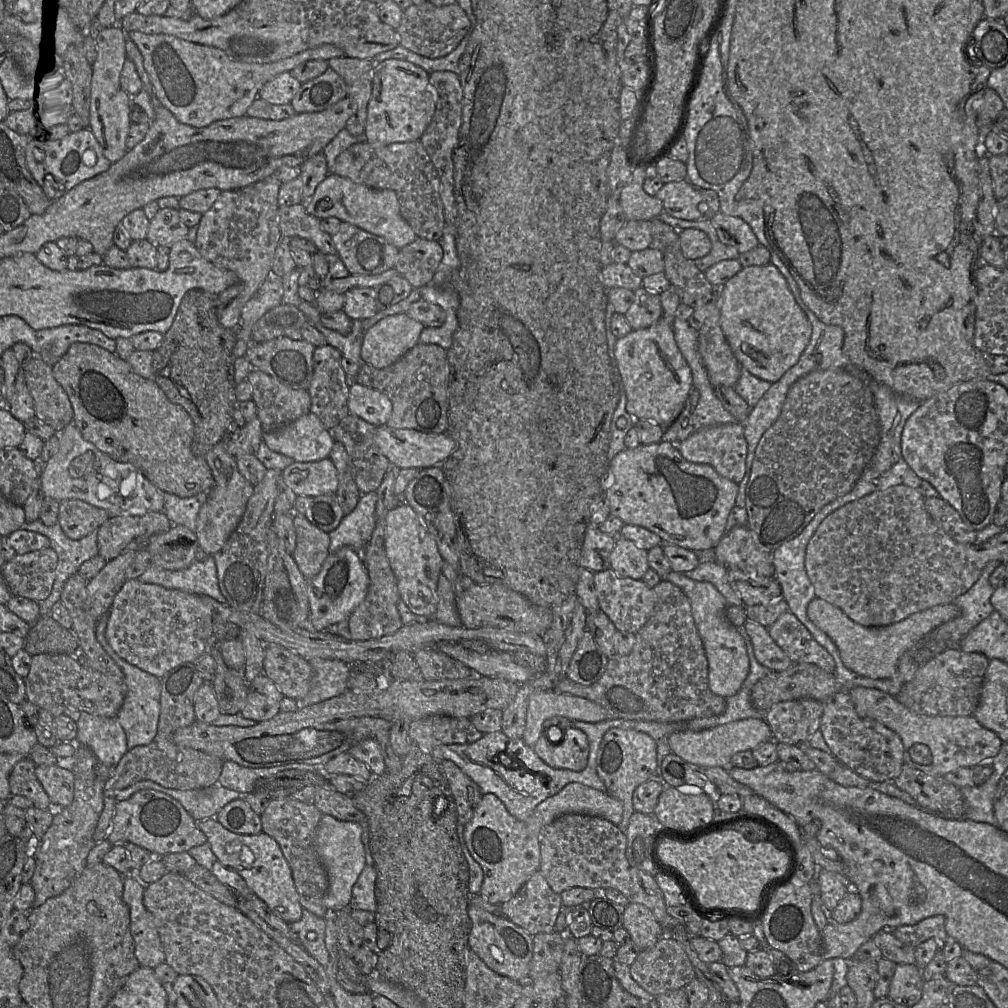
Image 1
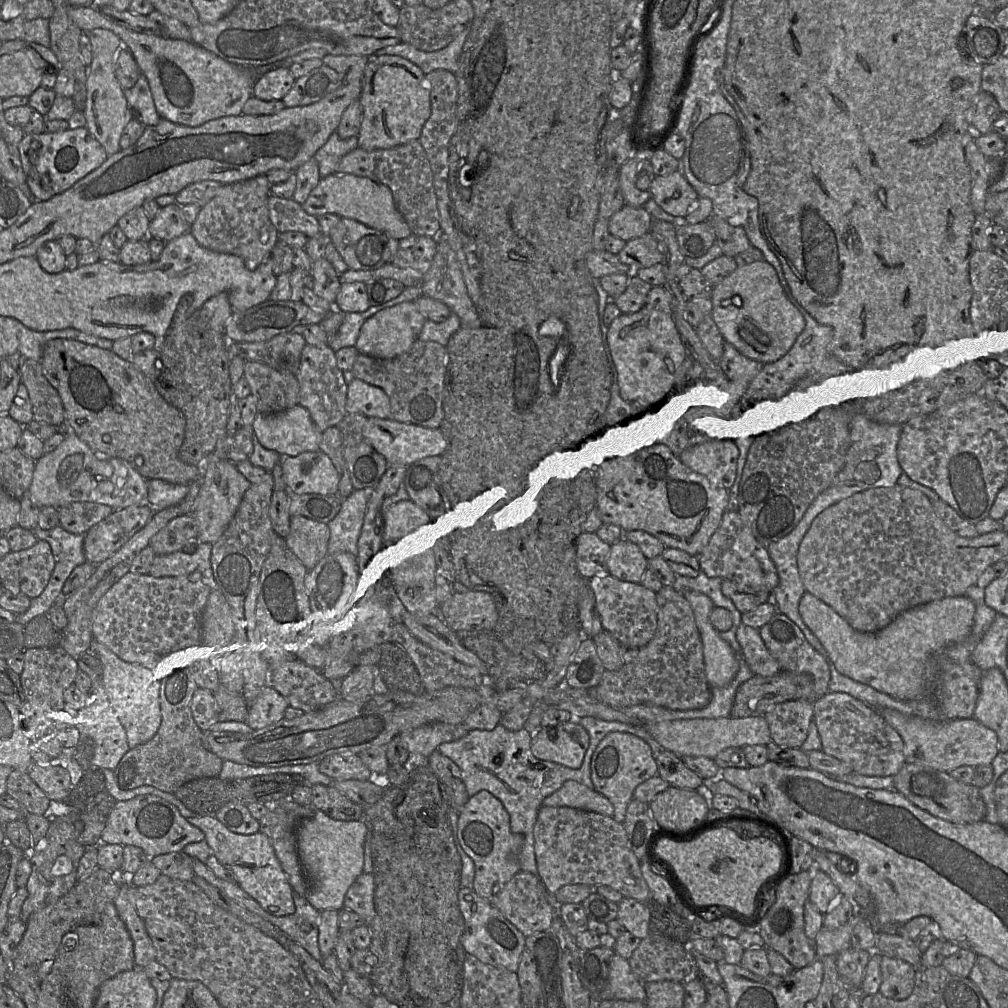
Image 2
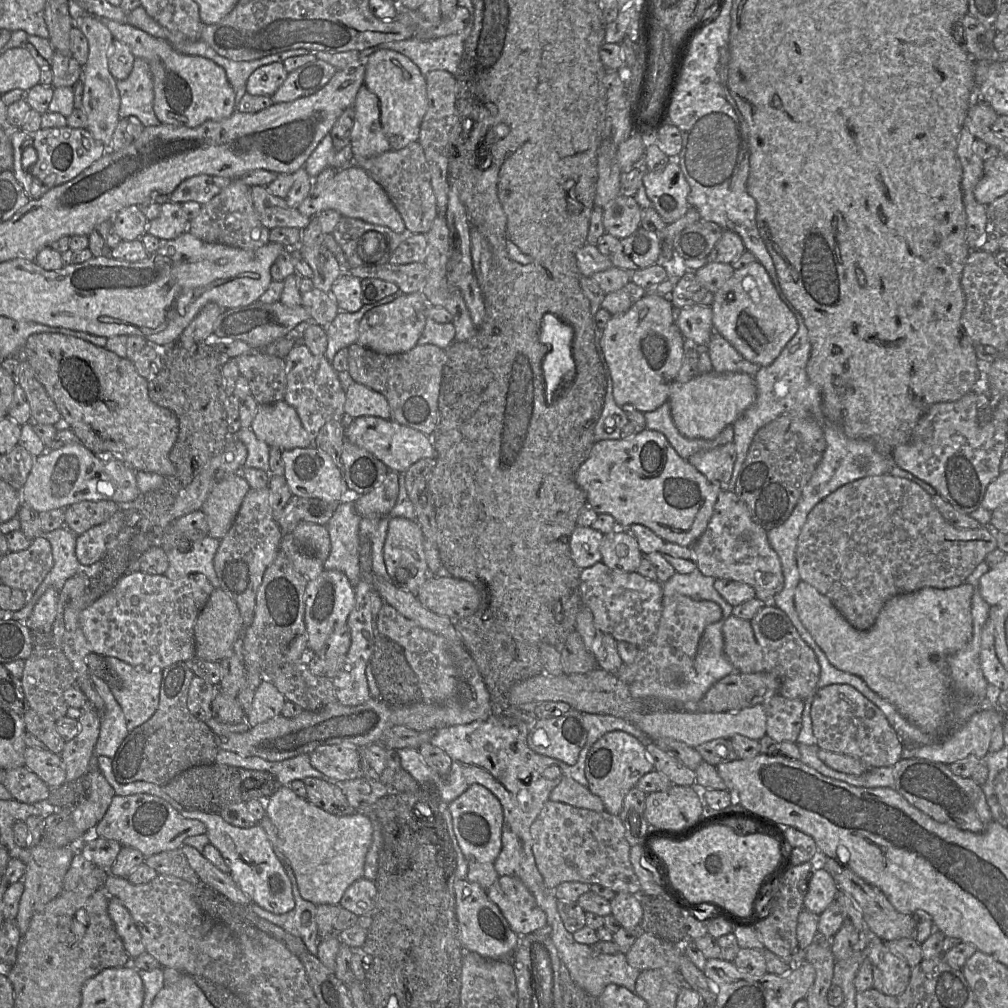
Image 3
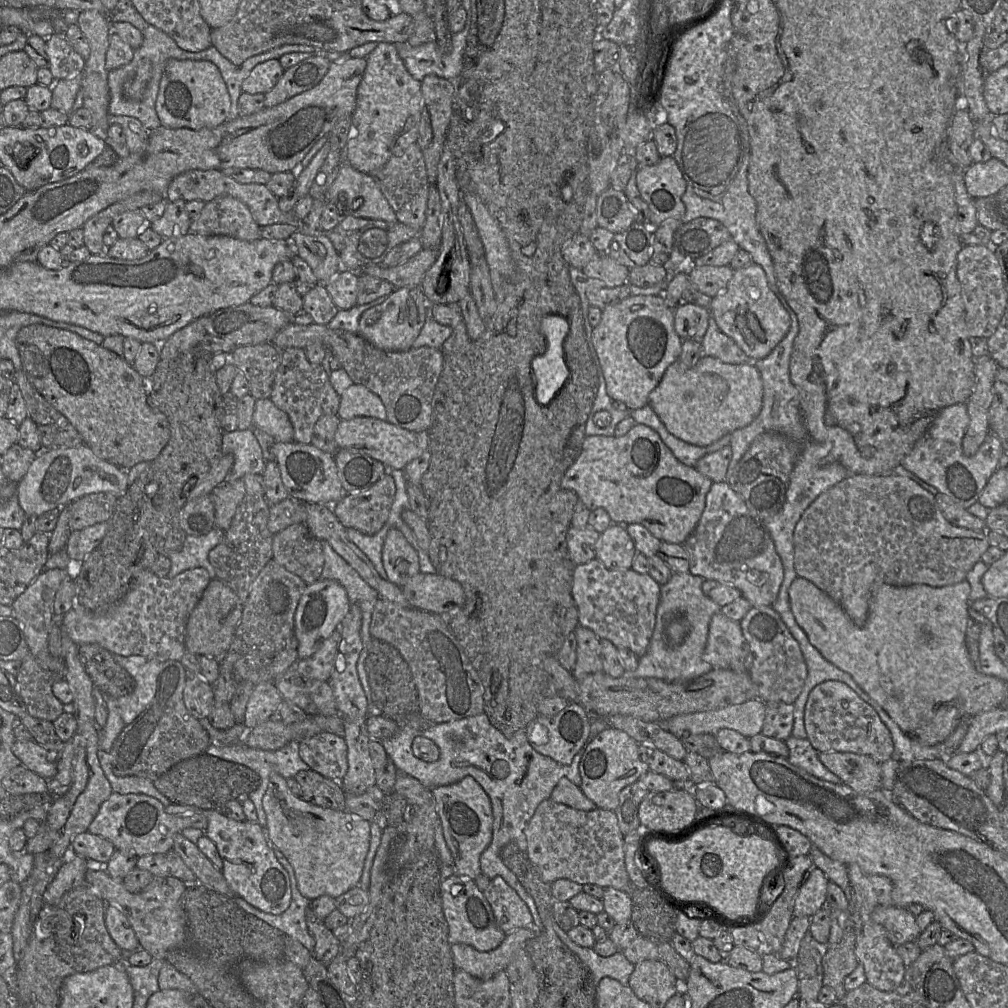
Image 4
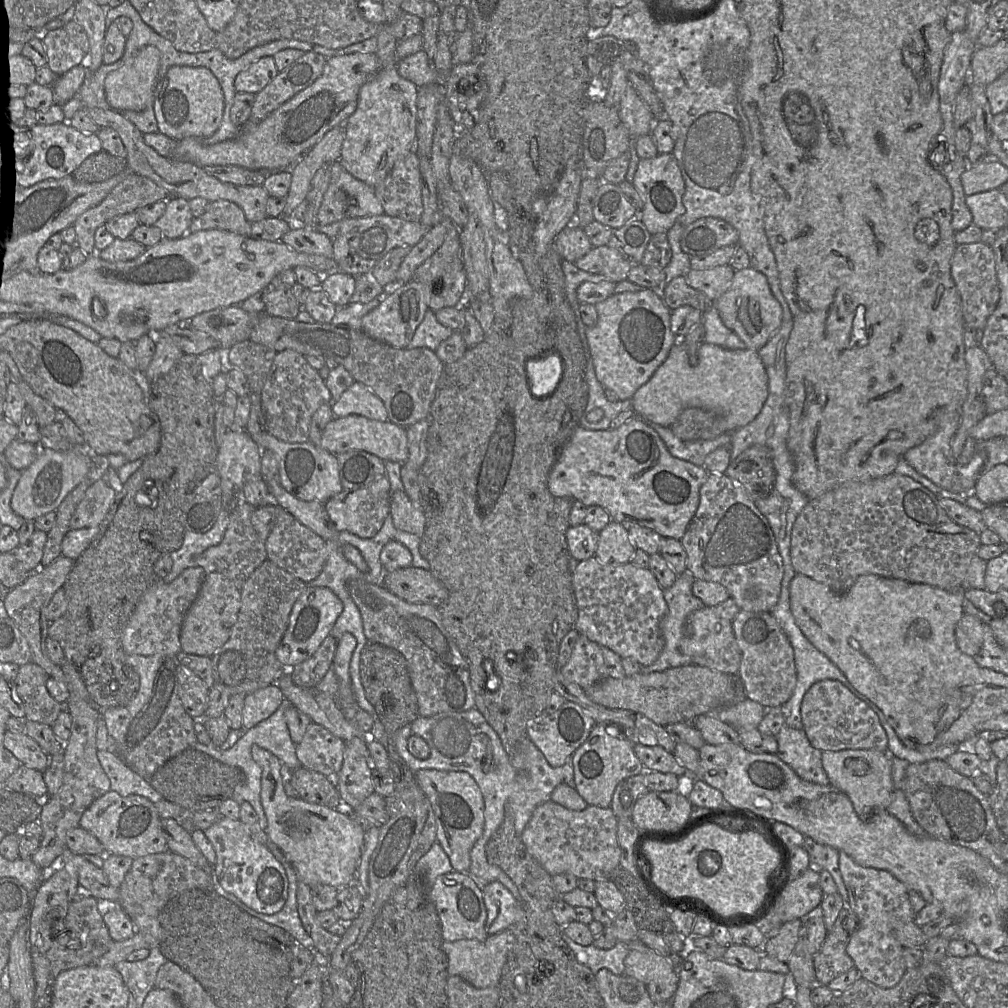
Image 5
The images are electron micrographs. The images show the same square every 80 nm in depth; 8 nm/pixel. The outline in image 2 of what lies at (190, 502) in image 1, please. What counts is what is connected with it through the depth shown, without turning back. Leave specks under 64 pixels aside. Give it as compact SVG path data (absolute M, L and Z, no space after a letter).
M161 479L147 480L147 504L155 512L181 503L190 485L172 484Z

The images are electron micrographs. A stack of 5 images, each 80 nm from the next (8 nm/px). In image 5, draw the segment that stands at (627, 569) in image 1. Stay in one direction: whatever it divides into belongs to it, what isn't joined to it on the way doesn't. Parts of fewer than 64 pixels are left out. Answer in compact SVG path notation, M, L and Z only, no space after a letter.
M610 521L598 532L598 544L594 557L604 565L630 563L636 548L631 543L625 524Z

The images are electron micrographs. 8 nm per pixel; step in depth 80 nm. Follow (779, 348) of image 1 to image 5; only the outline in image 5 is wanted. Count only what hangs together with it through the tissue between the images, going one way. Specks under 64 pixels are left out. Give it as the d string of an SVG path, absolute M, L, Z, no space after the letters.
M752 267L735 270L731 284L714 305L723 323L739 336L746 348L755 351L768 342L782 323L782 307L772 294L766 276Z

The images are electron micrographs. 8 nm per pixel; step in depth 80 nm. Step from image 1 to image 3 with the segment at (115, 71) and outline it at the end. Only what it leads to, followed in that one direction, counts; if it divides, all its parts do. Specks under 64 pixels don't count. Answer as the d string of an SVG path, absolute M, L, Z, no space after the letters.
M82 13L78 16L76 25L88 40L89 55L82 70L83 94L81 108L87 116L86 129L92 136L101 142L107 151L112 151L111 141L115 128L120 120L119 109L121 98L116 85L117 79L110 73L108 57L112 48L114 37L110 30L100 21L98 17Z

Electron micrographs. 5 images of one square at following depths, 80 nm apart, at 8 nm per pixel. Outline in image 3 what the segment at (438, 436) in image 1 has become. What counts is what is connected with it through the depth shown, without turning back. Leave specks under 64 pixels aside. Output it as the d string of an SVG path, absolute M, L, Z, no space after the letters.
M361 416L350 420L344 430L345 440L373 454L390 471L399 473L405 473L411 465L422 458L436 457L436 450L430 436L390 419L375 416Z

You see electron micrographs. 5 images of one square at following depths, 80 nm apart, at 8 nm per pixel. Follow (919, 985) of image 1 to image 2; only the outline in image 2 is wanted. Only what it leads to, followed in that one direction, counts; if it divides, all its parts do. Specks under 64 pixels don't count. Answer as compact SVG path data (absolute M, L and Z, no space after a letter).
M882 956L879 993L893 1000L908 998L915 985L916 968L897 958Z

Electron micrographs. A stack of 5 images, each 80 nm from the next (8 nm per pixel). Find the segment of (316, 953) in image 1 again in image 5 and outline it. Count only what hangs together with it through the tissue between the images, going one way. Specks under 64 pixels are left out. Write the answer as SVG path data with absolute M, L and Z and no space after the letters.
M268 840L267 847L273 853L274 857L284 866L286 875L288 877L288 882L289 882L288 897L284 907L275 914L263 914L248 907L236 896L230 893L221 892L221 895L224 896L226 899L230 900L232 903L237 905L241 910L245 911L251 916L254 916L256 918L263 920L264 922L267 922L269 924L284 929L293 938L295 938L303 947L315 950L313 940L303 928L298 913L297 874L291 863L286 859L284 853L275 844L273 844Z

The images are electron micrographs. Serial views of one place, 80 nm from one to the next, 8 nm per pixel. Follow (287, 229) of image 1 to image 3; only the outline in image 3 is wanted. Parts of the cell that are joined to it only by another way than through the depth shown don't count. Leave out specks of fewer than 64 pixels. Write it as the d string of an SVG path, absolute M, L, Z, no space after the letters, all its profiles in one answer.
M252 186L251 194L260 221L269 230L276 227L303 230L311 220L302 215L298 208L288 206L284 198L272 195L265 186Z

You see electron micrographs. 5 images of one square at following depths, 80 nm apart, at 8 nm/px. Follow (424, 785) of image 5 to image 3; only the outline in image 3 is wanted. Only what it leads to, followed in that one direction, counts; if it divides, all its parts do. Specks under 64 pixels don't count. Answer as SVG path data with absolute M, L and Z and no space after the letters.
M472 784L463 794L447 805L454 834L467 860L467 880L478 883L487 891L500 877L495 861L502 850L503 807L499 799L480 784Z

